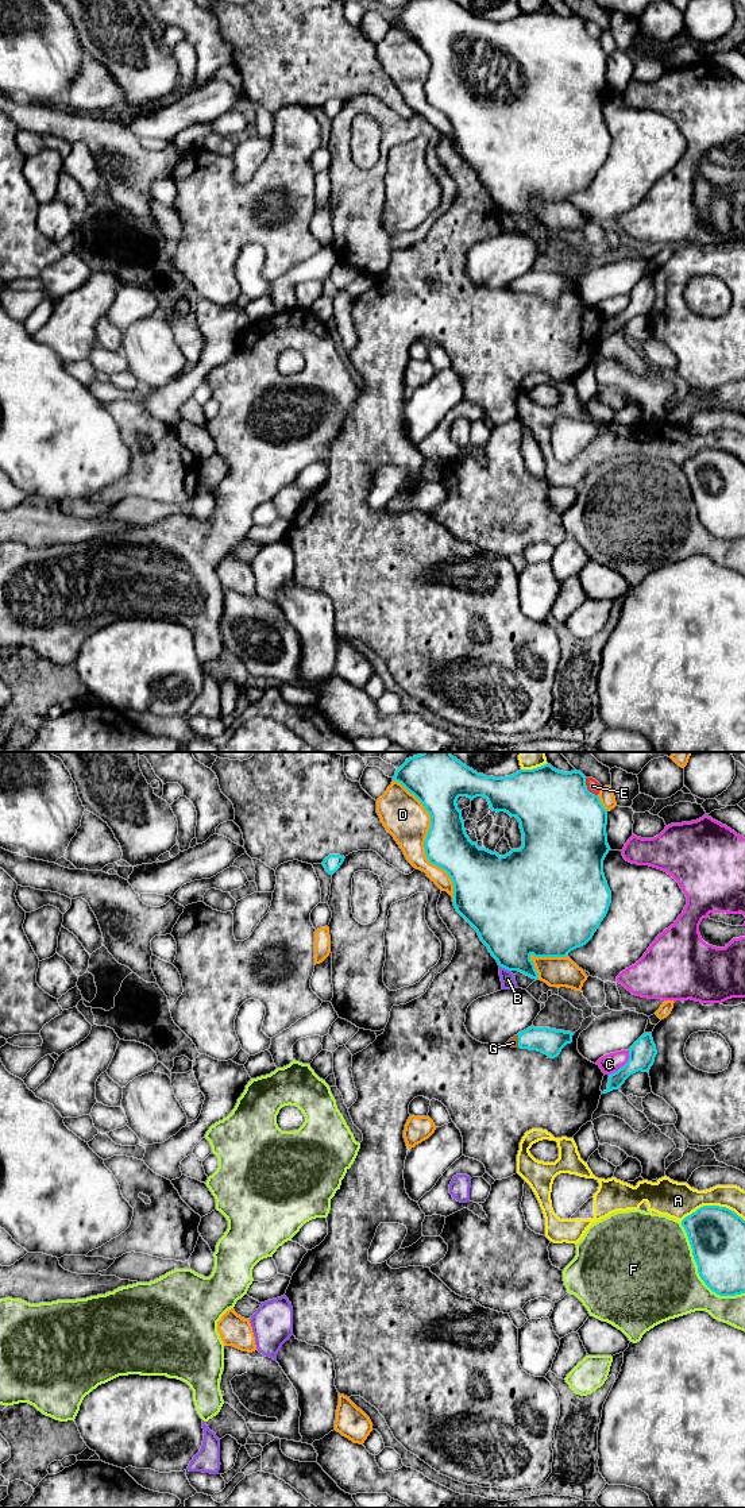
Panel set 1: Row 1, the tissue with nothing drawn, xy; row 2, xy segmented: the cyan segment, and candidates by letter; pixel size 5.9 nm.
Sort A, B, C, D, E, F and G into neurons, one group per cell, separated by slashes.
A / B / C / D / E / F / G

